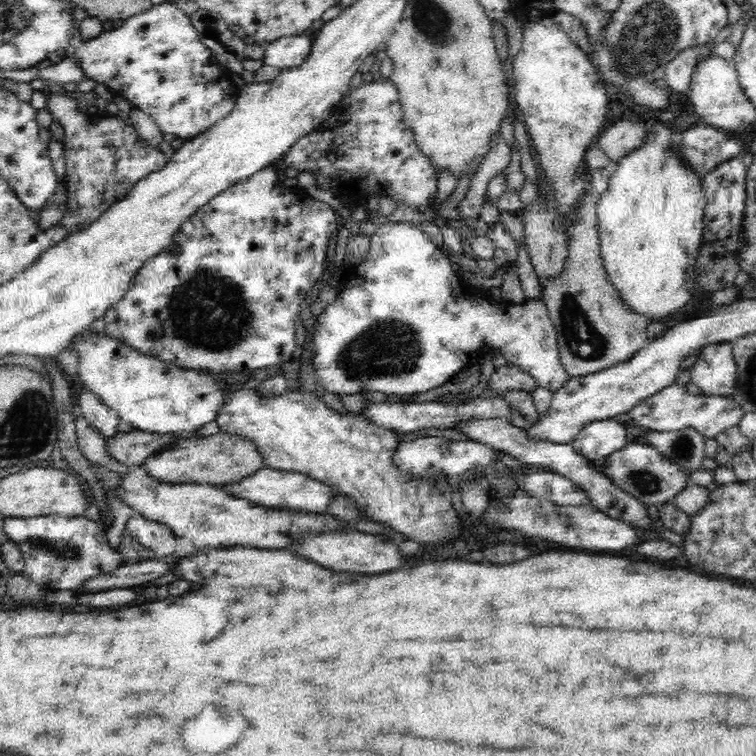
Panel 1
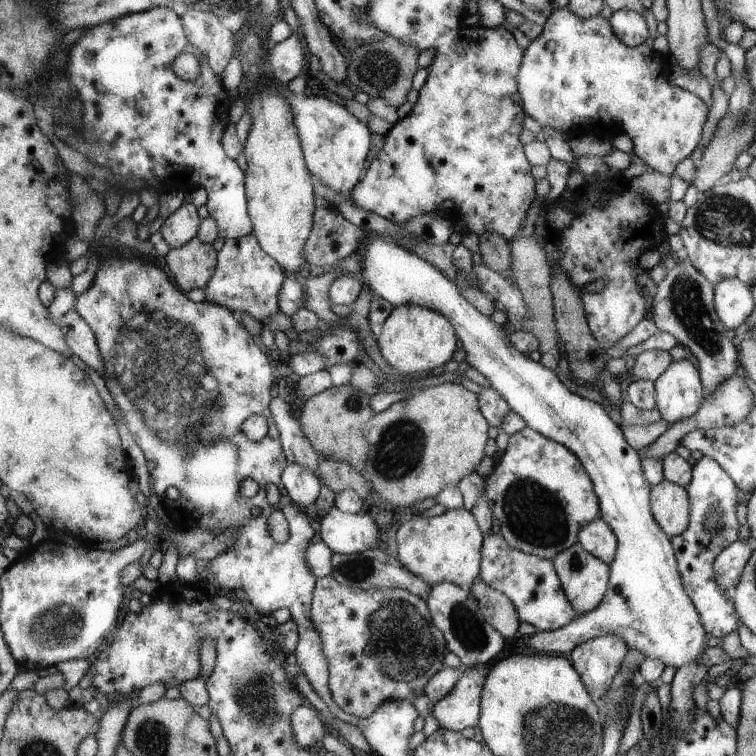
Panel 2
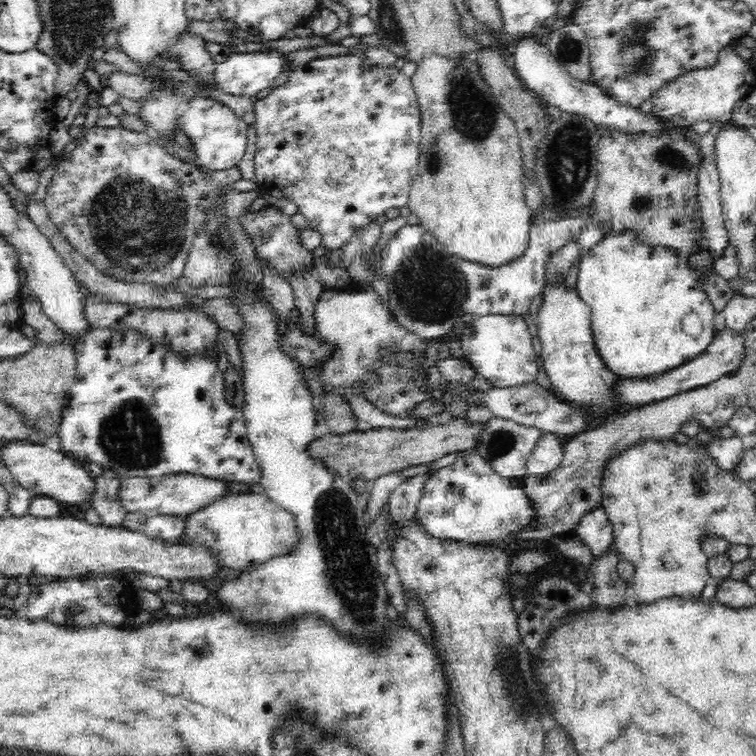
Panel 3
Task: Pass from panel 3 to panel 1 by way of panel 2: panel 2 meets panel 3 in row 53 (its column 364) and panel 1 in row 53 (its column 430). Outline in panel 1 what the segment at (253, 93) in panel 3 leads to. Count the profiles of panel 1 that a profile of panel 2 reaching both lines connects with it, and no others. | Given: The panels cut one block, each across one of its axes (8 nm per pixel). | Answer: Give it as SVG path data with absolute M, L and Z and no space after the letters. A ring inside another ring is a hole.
M307 34L276 38L265 44L263 64L276 66L282 71L300 66L310 54L312 38Z

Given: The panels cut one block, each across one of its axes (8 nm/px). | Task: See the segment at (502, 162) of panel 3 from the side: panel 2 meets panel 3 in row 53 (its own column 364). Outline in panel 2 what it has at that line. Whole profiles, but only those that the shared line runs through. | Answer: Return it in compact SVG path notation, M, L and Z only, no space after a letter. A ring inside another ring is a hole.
M443 383L426 387L412 394L412 398L402 399L386 410L372 416L370 430L366 434L370 442L368 461L362 476L368 480L374 492L392 506L410 508L411 504L439 496L448 484L458 484L464 476L472 474L484 458L487 448L488 423L479 407L476 393L461 386L461 383Z

